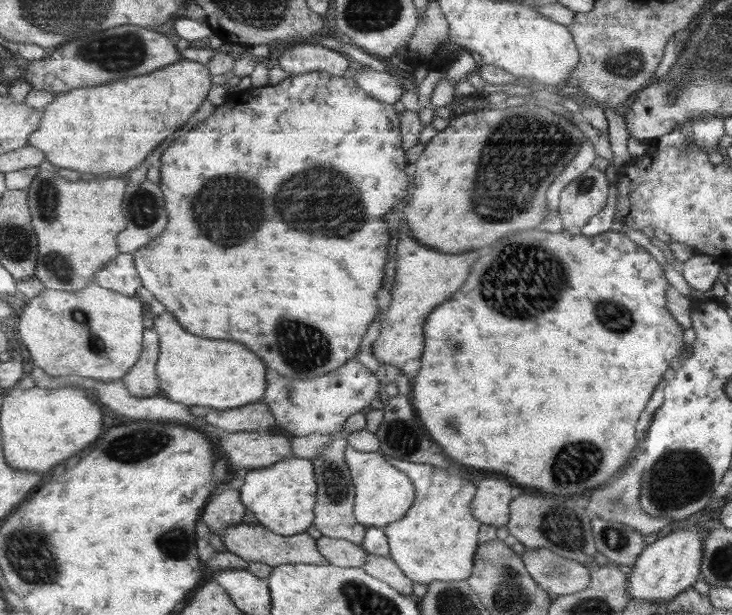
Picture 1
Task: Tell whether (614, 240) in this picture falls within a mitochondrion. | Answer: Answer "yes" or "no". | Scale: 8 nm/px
no

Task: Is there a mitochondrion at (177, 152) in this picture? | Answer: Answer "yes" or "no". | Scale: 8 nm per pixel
no

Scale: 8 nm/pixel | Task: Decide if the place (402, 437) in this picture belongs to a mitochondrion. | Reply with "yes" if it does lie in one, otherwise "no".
yes

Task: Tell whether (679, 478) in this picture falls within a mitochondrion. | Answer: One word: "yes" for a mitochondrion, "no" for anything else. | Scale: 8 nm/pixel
yes

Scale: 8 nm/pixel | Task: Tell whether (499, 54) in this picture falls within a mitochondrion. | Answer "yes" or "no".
no

